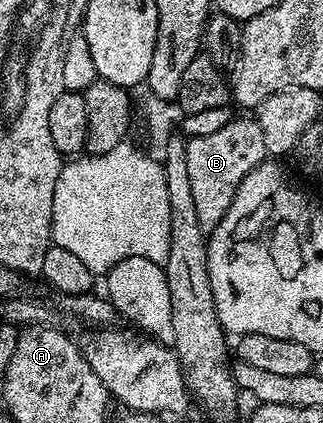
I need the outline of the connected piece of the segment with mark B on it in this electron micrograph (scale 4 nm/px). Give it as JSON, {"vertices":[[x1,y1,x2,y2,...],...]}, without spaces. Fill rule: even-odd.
{"vertices":[[234,118,213,134,187,140,185,163,189,166,189,187,193,189,197,219,204,232,211,233,219,225,221,218,225,218,225,210,229,210,237,194,237,186,241,186,245,174,249,174,266,159,265,137,261,135,261,126,255,118]]}

